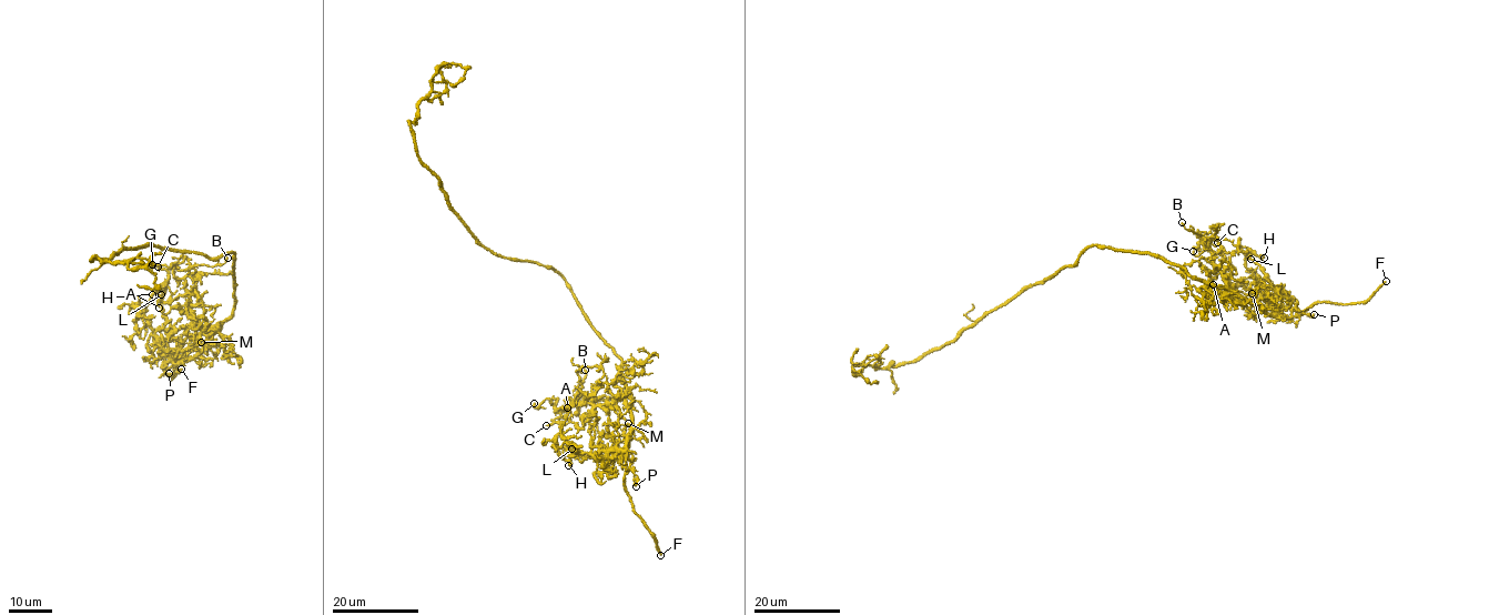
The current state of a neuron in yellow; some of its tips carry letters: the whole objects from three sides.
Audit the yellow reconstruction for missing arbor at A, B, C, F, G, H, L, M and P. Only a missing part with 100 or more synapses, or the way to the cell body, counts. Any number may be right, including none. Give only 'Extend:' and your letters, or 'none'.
Extend: F

